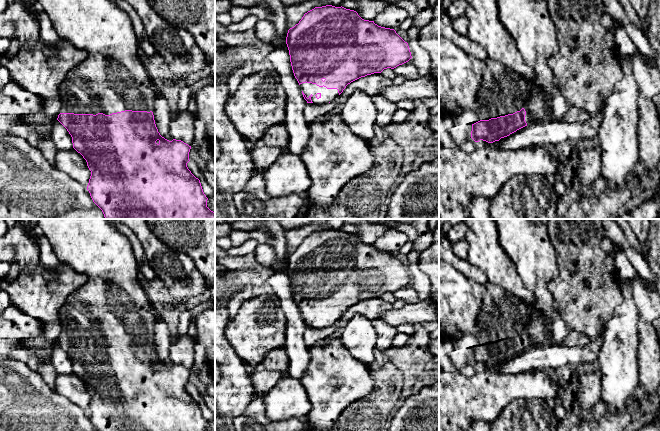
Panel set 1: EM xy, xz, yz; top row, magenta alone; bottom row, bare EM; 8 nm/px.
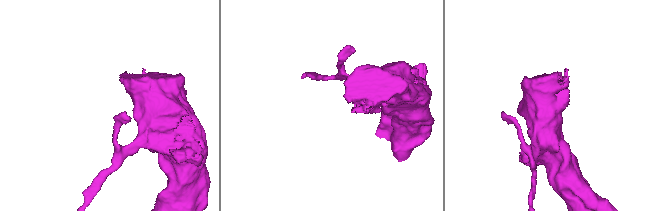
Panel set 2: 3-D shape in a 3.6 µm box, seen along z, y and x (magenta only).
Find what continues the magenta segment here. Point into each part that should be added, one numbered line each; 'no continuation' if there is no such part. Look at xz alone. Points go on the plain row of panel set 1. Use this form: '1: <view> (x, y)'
1: xz (327, 319)

